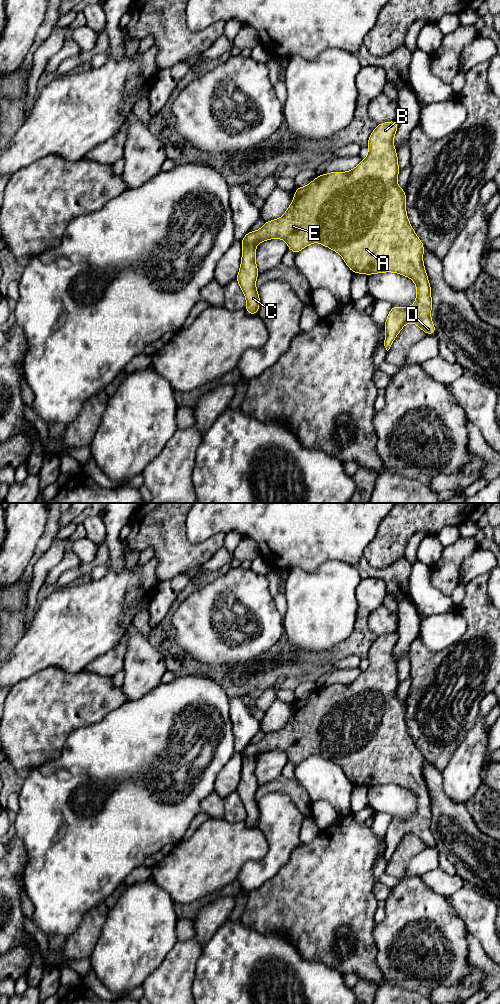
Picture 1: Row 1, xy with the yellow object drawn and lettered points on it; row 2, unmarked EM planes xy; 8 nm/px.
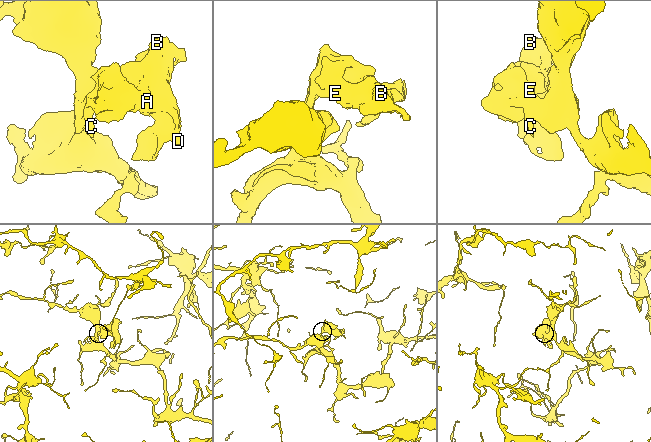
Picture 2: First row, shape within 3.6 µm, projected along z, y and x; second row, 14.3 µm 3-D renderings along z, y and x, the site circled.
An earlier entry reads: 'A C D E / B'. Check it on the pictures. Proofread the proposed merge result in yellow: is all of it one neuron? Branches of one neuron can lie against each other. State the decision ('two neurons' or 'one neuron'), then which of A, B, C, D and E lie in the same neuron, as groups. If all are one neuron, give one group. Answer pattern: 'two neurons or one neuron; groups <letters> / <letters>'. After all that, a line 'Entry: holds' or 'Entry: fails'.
two neurons; groups A B D E / C
Entry: fails

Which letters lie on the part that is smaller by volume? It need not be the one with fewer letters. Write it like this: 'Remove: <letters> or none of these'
Remove: A, B, D, E

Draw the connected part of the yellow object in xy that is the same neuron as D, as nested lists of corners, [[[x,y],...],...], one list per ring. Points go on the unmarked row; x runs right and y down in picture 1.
[[[397,633],[378,636],[368,651],[368,668],[349,684],[331,684],[315,690],[305,699],[295,701],[295,709],[282,729],[267,733],[261,741],[248,744],[241,752],[248,758],[268,751],[283,751],[288,756],[288,761],[295,766],[311,755],[321,755],[339,765],[346,777],[353,785],[376,786],[395,784],[412,791],[417,800],[417,810],[411,819],[403,820],[393,818],[387,828],[384,841],[386,849],[384,858],[388,863],[404,837],[412,834],[418,837],[425,846],[435,846],[436,841],[430,825],[432,821],[431,799],[423,777],[424,757],[415,746],[405,721],[406,705],[397,696],[399,686],[397,665],[393,652],[398,640]]]

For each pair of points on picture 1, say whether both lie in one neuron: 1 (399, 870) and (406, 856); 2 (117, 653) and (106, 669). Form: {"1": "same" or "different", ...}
{"1": "same", "2": "same"}

